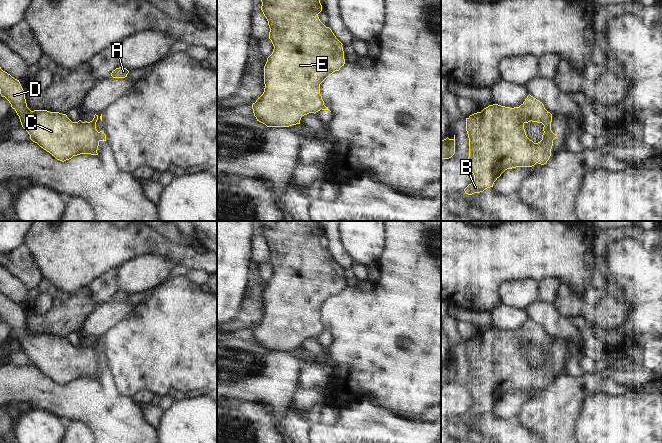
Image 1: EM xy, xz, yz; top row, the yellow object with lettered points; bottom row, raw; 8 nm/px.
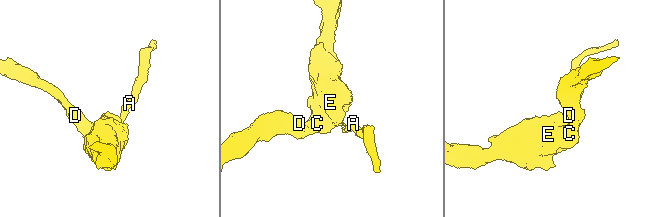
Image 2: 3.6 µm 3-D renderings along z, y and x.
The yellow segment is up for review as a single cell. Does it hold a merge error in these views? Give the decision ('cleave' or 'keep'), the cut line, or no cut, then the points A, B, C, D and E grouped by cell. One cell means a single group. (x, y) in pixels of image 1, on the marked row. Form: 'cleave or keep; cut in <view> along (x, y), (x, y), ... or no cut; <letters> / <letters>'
cleave; cut in xy along (97, 132), (98, 141); A / B C D E

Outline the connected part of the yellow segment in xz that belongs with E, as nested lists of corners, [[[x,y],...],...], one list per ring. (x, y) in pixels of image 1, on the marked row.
[[[261,0],[274,49],[264,66],[264,92],[252,104],[257,121],[267,127],[300,124],[301,117],[324,106],[320,84],[345,64],[342,43],[319,19],[320,0]]]

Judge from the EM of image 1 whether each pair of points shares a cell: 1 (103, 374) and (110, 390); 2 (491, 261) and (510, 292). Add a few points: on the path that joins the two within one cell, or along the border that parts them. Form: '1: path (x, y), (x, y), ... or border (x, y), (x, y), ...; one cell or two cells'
1: path (105, 378), (108, 386); one cell
2: border (527, 279), (504, 281), (499, 287), (501, 304); two cells

